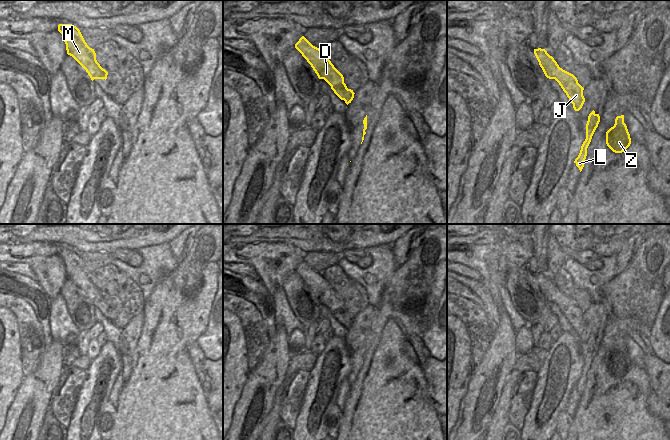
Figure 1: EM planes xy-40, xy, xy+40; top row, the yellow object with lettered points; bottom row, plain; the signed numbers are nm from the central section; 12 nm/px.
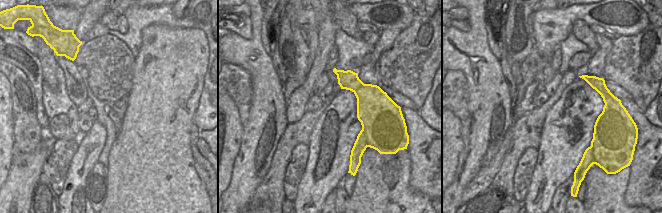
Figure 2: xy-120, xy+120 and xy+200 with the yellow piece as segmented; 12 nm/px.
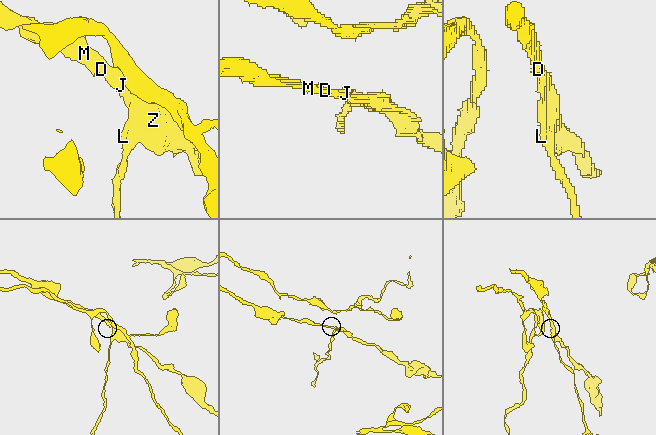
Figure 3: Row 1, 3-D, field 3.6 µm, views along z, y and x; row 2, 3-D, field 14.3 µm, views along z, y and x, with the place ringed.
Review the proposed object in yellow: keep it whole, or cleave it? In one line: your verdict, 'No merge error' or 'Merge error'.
Merge error

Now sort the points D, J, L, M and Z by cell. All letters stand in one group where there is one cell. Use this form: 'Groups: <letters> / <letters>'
Groups: D J M Z / L

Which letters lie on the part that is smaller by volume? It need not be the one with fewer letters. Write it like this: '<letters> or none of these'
L

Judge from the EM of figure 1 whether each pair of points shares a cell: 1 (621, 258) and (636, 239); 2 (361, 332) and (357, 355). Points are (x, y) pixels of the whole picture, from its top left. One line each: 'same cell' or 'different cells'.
1: same cell
2: same cell

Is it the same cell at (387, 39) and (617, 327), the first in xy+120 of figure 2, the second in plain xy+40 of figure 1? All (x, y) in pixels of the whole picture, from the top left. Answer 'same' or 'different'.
different

